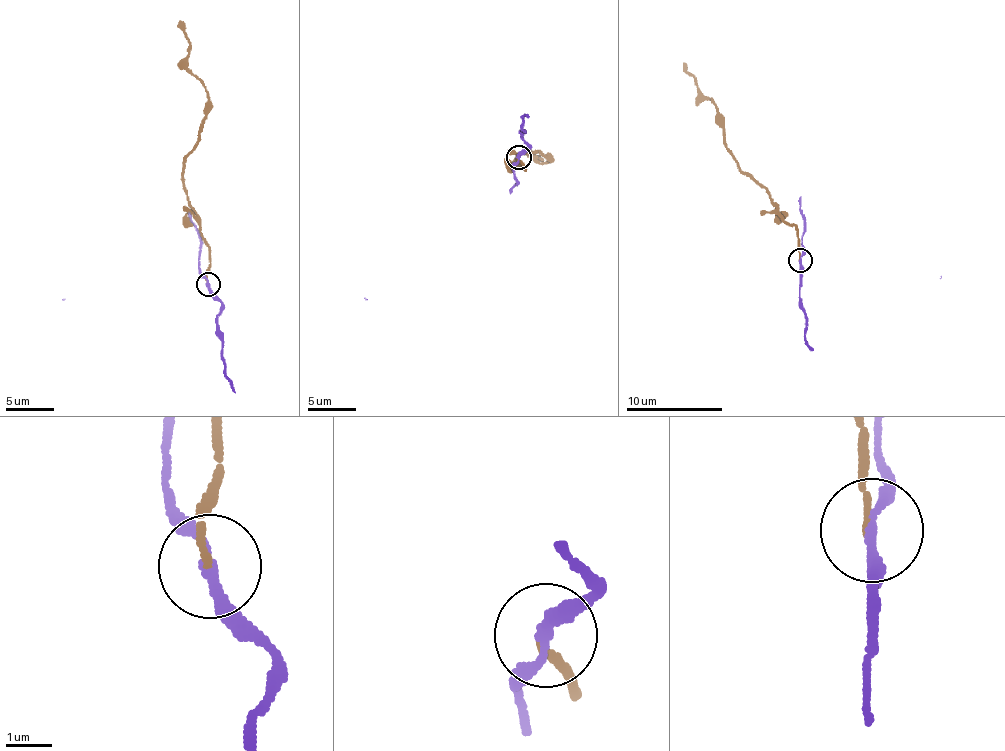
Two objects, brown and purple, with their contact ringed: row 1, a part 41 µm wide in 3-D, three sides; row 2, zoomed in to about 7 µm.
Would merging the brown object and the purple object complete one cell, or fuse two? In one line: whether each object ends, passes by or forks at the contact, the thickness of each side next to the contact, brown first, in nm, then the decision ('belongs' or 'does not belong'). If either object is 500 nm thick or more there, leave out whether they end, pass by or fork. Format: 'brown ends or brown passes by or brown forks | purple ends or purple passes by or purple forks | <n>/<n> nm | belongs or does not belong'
brown ends | purple passes by | 150/190 nm | does not belong

